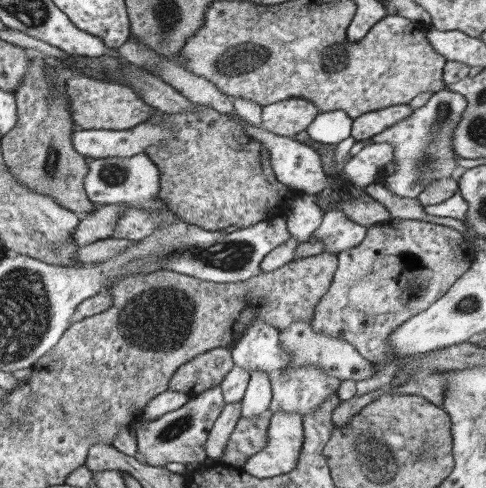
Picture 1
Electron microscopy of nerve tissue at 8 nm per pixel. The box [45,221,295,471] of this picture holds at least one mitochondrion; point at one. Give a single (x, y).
(160, 319)

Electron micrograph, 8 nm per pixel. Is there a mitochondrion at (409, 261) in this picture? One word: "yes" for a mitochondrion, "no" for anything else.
yes

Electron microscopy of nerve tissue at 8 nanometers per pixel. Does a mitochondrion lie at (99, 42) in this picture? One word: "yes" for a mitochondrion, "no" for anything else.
no

